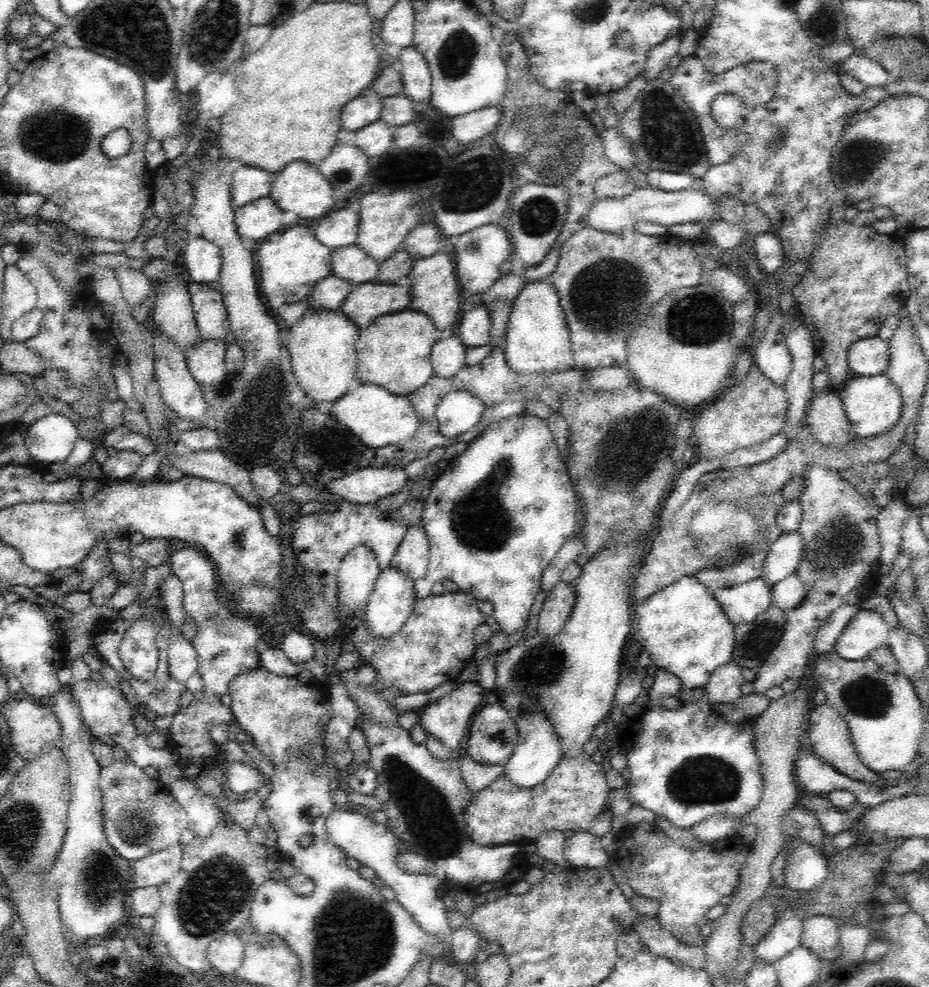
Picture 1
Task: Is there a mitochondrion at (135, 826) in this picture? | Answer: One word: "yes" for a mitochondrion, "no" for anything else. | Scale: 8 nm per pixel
yes

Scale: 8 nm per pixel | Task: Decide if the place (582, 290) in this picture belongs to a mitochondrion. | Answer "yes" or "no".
yes

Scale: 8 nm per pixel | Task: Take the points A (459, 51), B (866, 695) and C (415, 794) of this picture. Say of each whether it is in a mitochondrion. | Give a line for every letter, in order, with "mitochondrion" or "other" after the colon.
A: mitochondrion
B: mitochondrion
C: mitochondrion

